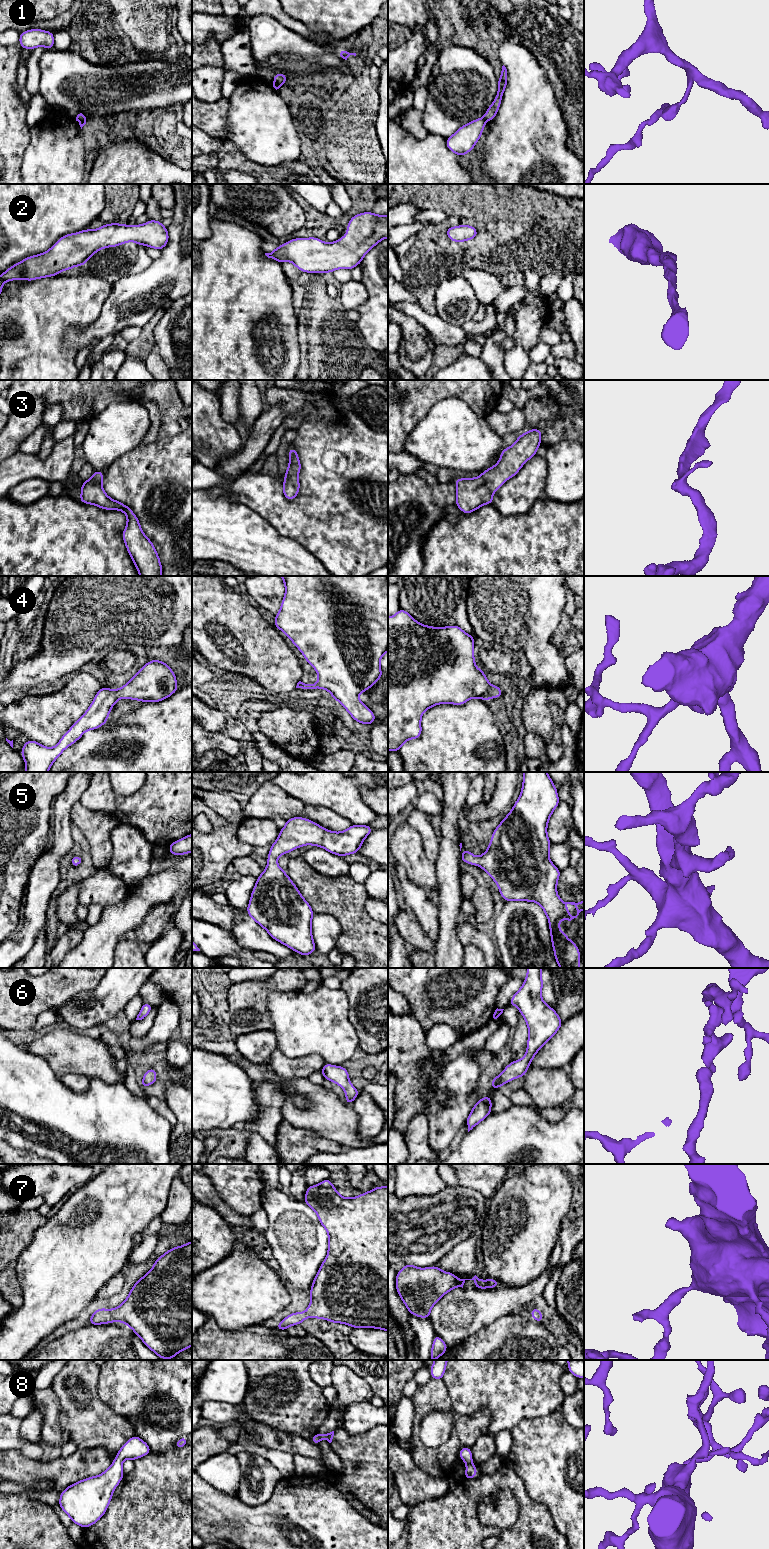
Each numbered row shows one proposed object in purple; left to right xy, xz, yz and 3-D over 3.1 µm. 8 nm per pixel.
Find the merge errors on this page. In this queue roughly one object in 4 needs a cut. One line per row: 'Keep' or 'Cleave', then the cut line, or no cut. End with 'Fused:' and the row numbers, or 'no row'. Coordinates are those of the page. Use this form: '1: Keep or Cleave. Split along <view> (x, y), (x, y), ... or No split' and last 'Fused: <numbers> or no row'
1: Cleave. Split along yz (482, 118), (485, 122)
2: Keep. No split
3: Keep. No split
4: Keep. No split
5: Keep. No split
6: Keep. No split
7: Keep. No split
8: Keep. No split
Fused: 1

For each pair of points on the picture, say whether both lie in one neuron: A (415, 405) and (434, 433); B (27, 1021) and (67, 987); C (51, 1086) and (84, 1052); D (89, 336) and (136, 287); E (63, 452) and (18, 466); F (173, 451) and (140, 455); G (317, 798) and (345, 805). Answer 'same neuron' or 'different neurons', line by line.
A: different neurons
B: same neuron
C: different neurons
D: same neuron
E: same neuron
F: same neuron
G: same neuron

